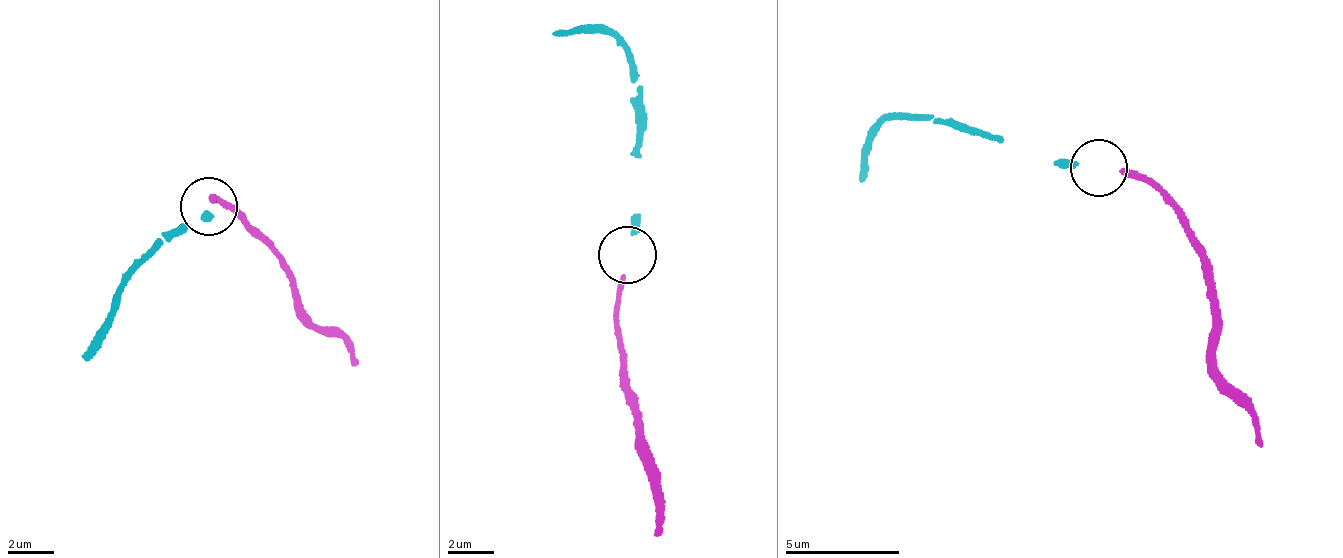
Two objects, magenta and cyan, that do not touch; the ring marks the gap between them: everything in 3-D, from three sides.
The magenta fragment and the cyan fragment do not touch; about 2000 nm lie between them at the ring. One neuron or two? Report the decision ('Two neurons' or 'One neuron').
One neuron

